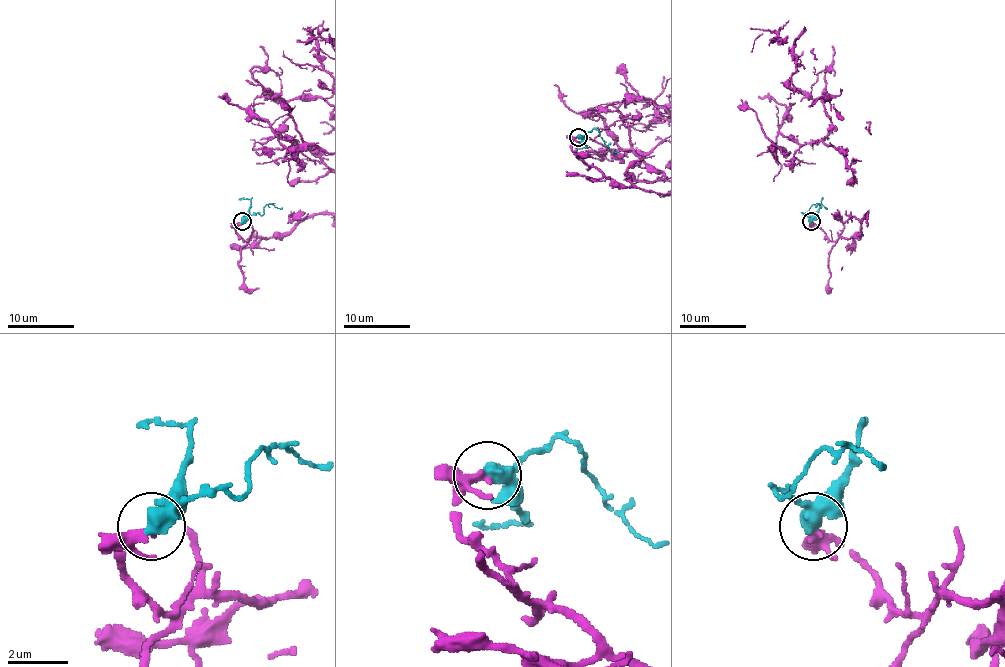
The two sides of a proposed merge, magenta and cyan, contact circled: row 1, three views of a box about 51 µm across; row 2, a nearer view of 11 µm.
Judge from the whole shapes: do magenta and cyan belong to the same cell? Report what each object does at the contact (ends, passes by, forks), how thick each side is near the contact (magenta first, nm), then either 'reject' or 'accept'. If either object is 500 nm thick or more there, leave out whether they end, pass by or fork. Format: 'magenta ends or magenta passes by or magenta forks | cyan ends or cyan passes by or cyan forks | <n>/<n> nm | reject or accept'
magenta passes by | cyan passes by | 240/440 nm | accept

